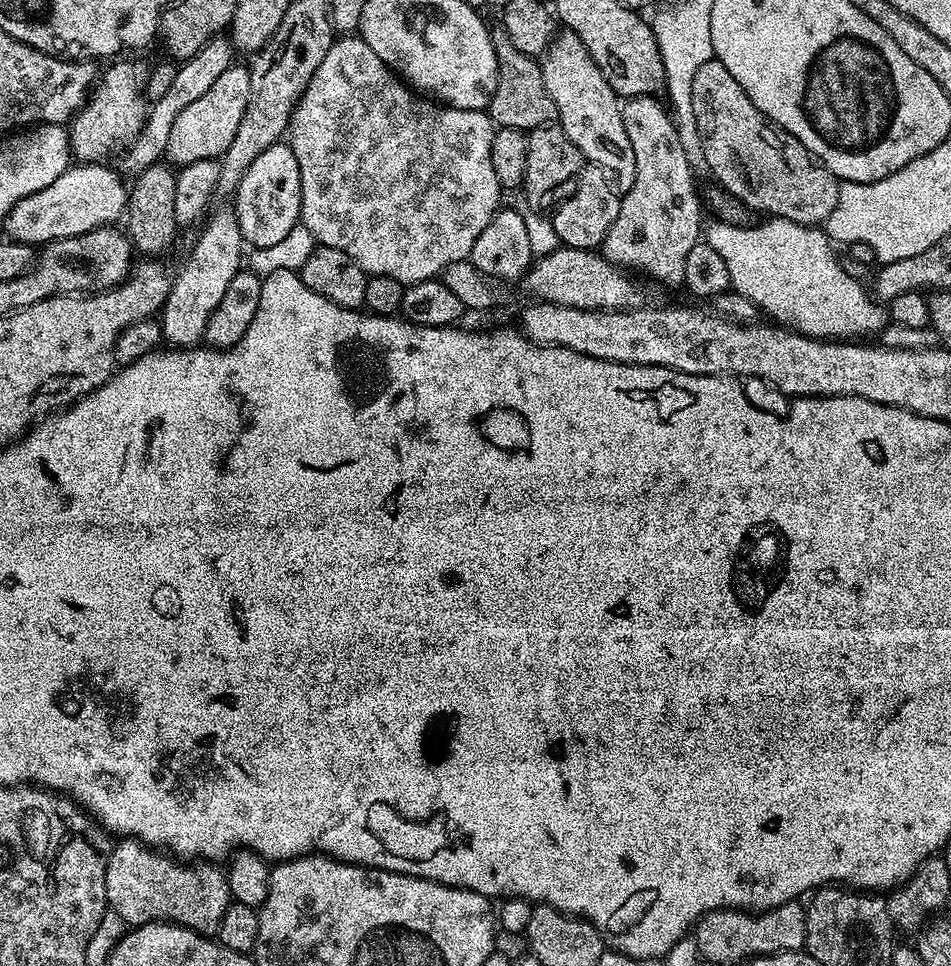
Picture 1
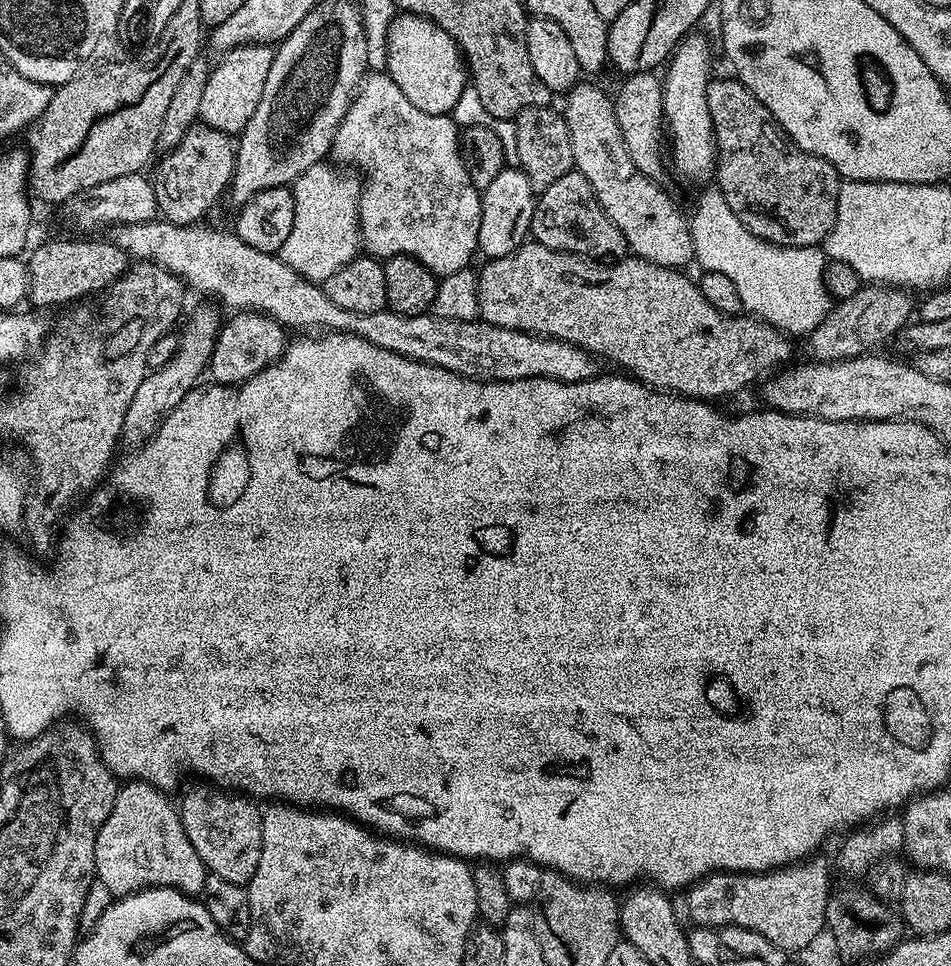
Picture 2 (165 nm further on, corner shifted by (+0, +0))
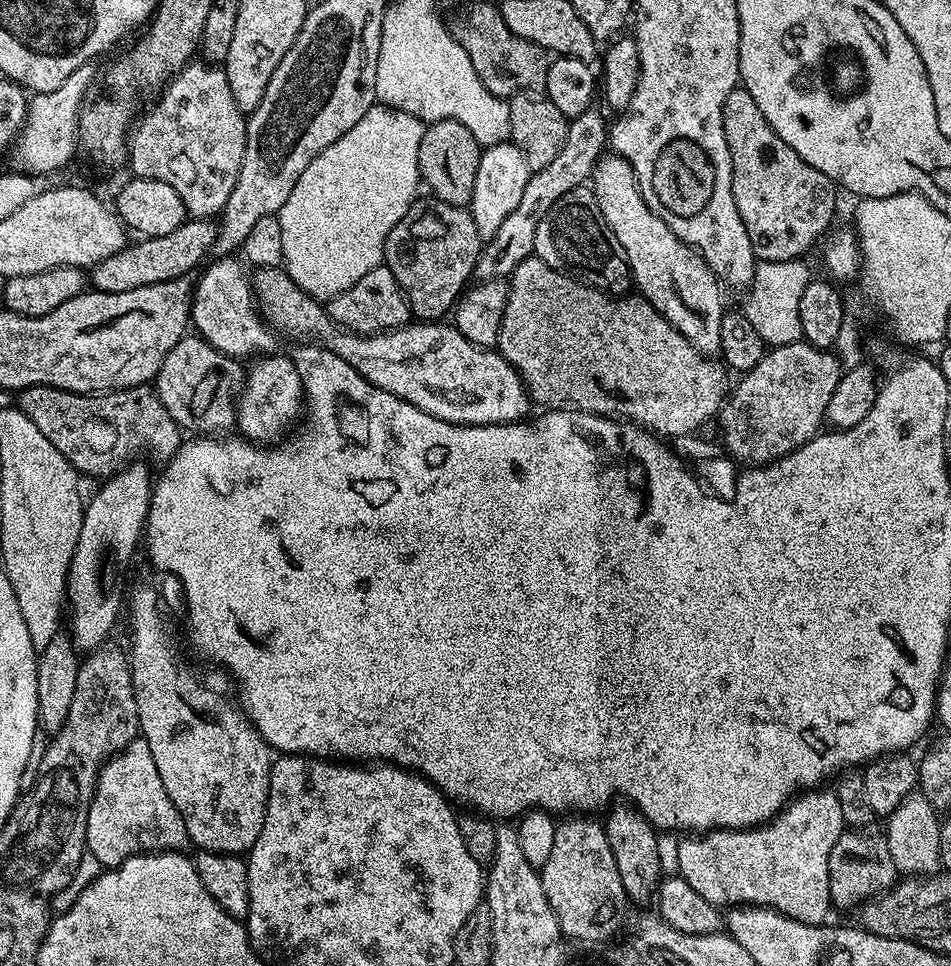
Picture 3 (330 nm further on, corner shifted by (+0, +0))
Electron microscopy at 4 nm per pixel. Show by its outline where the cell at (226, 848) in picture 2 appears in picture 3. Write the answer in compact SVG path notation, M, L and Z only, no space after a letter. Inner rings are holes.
M148 584L138 585L129 596L127 593L126 620L128 616L128 628L132 631L132 689L138 706L140 736L150 746L150 755L154 757L154 766L158 766L162 786L166 786L166 794L170 794L170 802L174 802L186 826L189 841L206 852L221 852L227 856L247 854L254 842L258 842L258 834L262 834L273 749L256 733L247 716L233 701L232 705L222 693L207 688L180 661L180 652L168 629L168 620L159 608L160 600Z

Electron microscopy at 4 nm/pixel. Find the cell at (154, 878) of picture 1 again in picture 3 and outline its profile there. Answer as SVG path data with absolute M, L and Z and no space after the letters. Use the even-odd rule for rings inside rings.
M143 738L132 740L123 750L104 763L96 778L96 793L90 802L86 822L87 855L96 858L105 869L118 868L122 862L137 855L136 844L141 844L144 847L141 849L144 850L180 850L183 849L183 844L188 843L186 826L174 802L170 802L170 794L166 794L166 786L162 786L162 777L158 774L158 766L154 766L150 746Z

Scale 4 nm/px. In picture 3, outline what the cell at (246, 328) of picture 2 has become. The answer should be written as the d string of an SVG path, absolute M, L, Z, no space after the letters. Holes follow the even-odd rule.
M261 355L255 361L257 364L247 369L244 391L236 401L236 428L244 431L241 433L253 442L275 441L283 428L291 426L292 419L299 412L301 415L306 404L302 378L296 369L295 359L291 355L276 355Z

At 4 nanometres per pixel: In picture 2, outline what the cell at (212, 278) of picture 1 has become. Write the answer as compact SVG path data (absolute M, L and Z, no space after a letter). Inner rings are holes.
M196 308L189 314L188 321L186 316L184 329L178 332L178 343L170 362L161 368L151 369L144 377L142 386L138 386L134 402L130 402L130 410L126 410L122 437L125 445L144 445L159 430L161 422L176 409L178 402L182 402L182 398L186 398L186 394L197 387L196 379L208 372L208 363L212 361L216 335L219 334L222 323L221 309L216 308Z

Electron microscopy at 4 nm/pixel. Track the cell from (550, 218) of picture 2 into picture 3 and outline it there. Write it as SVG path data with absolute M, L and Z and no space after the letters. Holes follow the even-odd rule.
M588 186L562 194L562 198L546 210L546 218L538 222L538 230L534 234L534 255L555 272L566 272L613 298L625 295L633 287L622 246L606 226L596 195Z

